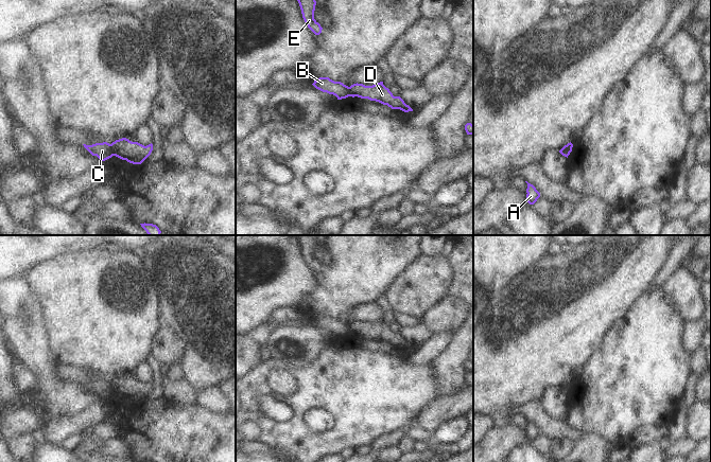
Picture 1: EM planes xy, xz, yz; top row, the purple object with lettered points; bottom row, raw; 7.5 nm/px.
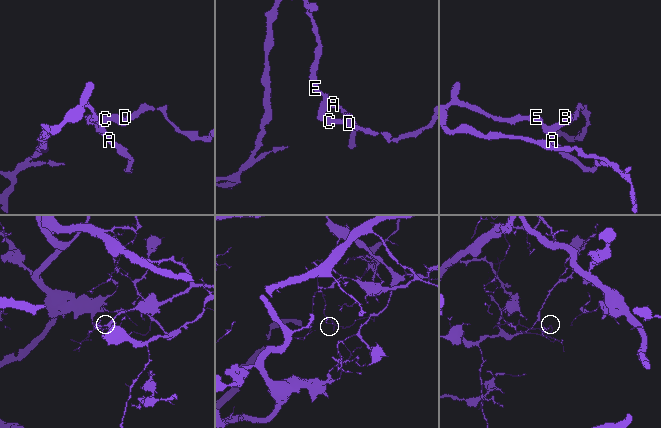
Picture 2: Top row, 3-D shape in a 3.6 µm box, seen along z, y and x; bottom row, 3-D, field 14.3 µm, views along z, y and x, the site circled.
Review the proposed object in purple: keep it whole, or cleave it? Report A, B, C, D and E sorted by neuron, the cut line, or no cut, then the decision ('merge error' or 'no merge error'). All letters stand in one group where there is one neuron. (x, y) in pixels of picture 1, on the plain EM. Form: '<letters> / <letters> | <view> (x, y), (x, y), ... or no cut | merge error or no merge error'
A B C E / D | xy (110, 381), (114, 392) | merge error

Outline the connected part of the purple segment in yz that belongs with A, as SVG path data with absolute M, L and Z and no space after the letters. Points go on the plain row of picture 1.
M525 419L527 421L527 426L526 426L526 438L530 442L534 442L537 437L540 434L540 430L536 427L536 425Z

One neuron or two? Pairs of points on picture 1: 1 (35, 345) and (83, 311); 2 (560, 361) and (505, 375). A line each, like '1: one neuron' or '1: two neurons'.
1: two neurons
2: one neuron

